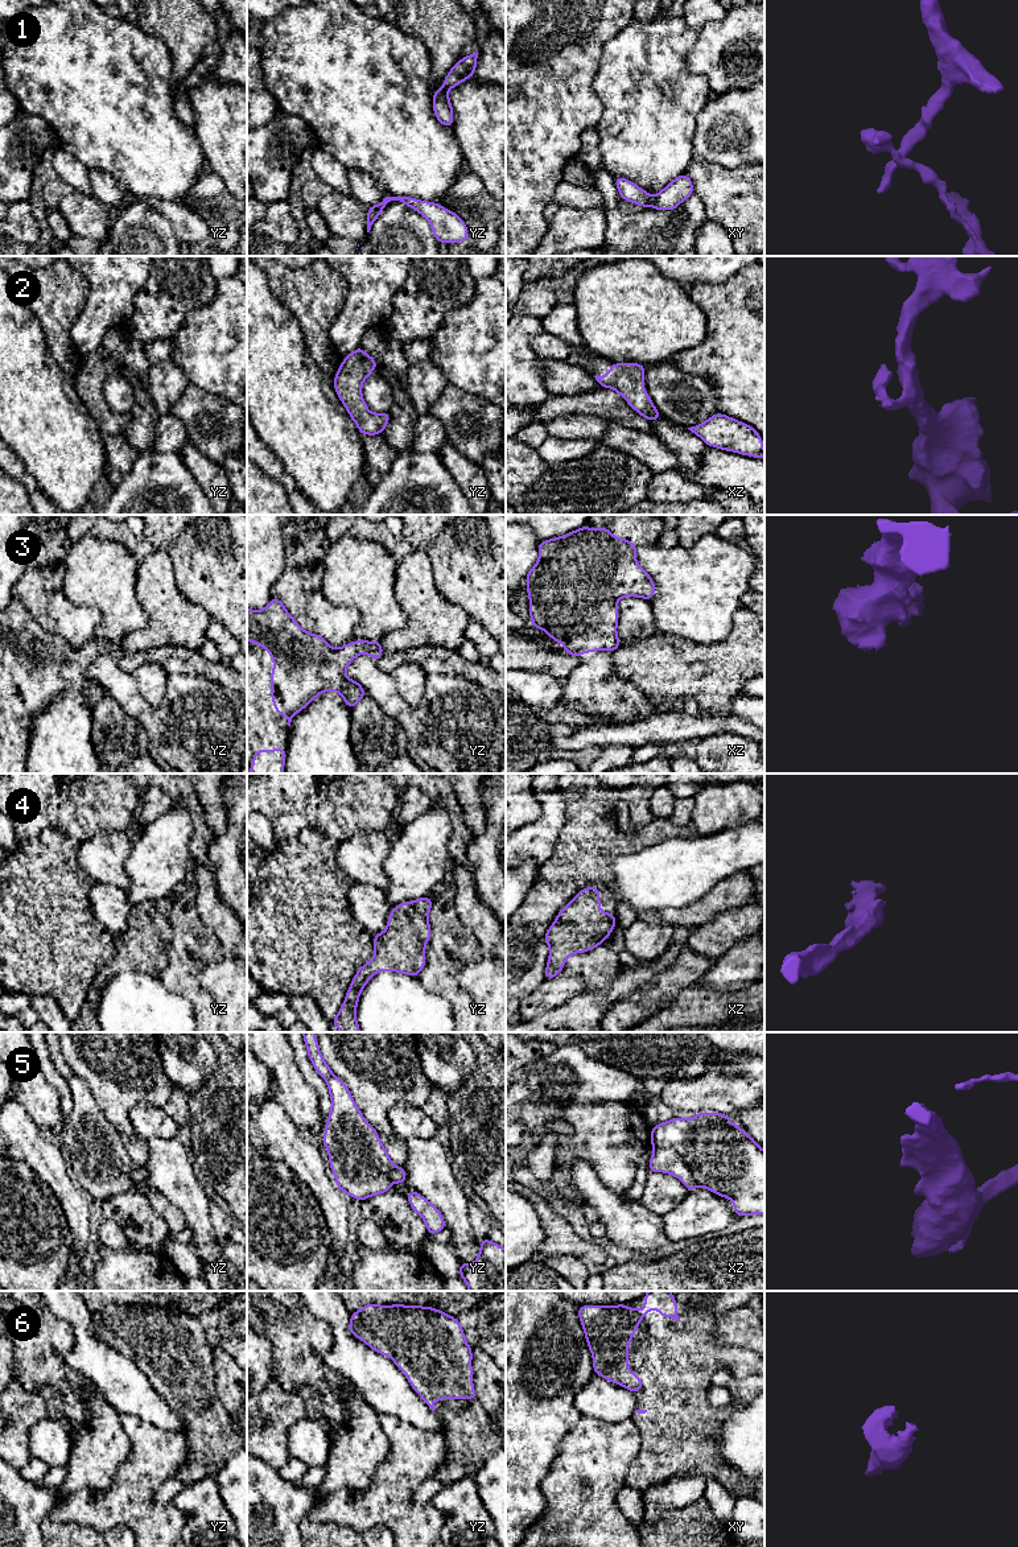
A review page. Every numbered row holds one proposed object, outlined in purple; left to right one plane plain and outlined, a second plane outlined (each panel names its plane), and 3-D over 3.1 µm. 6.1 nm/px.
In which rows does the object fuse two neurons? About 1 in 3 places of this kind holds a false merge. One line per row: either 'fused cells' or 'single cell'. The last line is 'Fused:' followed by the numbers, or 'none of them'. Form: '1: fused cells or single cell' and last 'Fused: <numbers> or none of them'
1: fused cells
2: single cell
3: single cell
4: single cell
5: fused cells
6: single cell
Fused: 1, 5

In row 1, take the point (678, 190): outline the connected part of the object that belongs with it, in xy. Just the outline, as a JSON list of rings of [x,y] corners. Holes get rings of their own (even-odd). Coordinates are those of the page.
[[[684,173],[671,181],[660,193],[654,195],[650,206],[656,210],[675,210],[692,194],[692,180]]]

